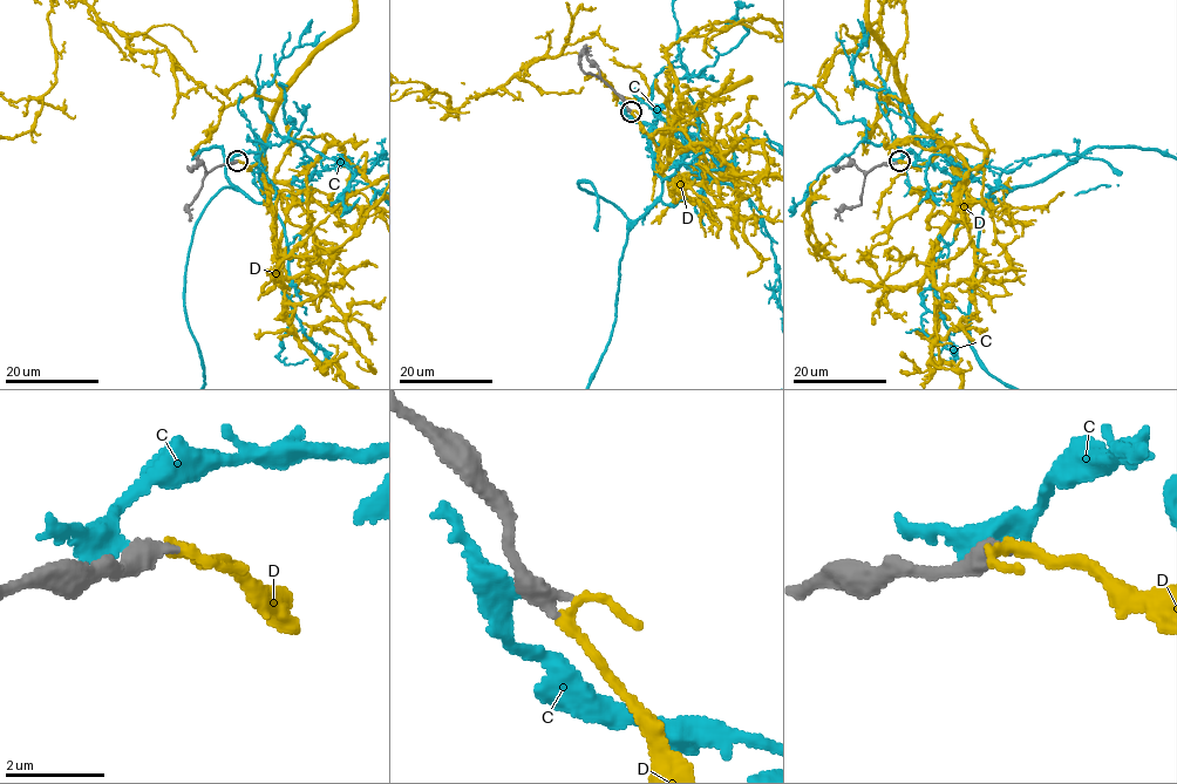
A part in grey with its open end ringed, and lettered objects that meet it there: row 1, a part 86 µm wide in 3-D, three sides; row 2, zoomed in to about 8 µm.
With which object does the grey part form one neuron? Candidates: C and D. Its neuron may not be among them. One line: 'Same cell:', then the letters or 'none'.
Same cell: D

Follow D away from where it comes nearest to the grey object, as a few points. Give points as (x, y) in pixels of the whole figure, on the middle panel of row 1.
D: (631, 111), (657, 149), (682, 111), (748, 79), (644, 65), (701, 115), (705, 197)

